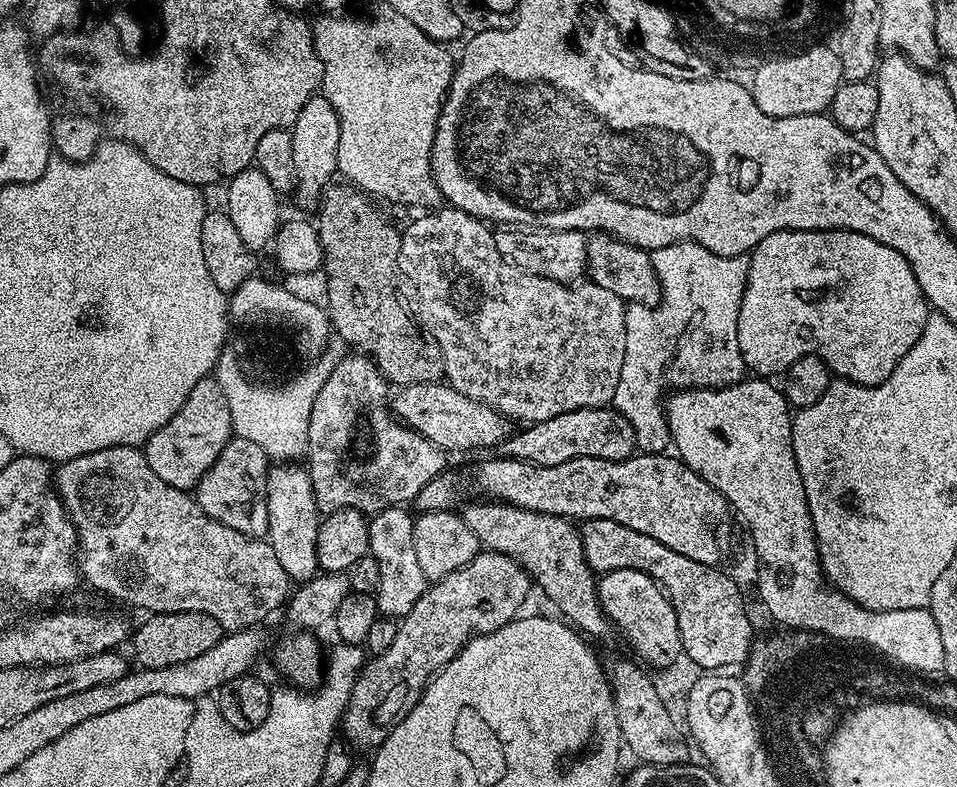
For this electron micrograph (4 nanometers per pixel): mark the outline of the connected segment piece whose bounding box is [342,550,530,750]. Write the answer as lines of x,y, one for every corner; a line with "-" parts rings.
487,550
480,551
465,568
459,568
454,574
429,583
422,598
414,602
414,610
410,610
410,614
399,621
398,634
394,637
390,650
381,656
371,657
353,679
352,693
342,717
343,739
353,749
379,748
389,730
399,724
404,715
420,701
428,681
441,668
446,667
475,636
490,634
521,615
520,607
528,596
528,588
530,589
530,577
523,566
502,552

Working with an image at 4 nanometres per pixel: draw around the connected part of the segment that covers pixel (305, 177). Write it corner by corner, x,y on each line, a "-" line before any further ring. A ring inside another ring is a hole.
322,94
311,96
302,106
302,114
293,122
291,129
294,146
294,166
296,167
296,187
294,197
304,208
315,209
320,203
324,189
333,183
338,169
338,138
340,137
340,119

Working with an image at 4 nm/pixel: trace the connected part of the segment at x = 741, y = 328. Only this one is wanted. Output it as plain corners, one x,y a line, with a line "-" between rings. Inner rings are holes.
833,230
830,232
775,232
770,238
762,238
758,246
753,248
748,261
748,277
746,290
742,294
742,310
738,310
738,346
742,350
745,369
760,378
772,378
775,372
787,373
788,367
798,362
804,356
819,356
828,366
829,373
835,374
839,379
851,380
854,384
874,386
886,382
890,374
894,374
894,366
906,358
910,346
918,342
922,330
926,326
930,315
930,305
924,298
924,291
918,286
918,278
914,278
914,270
890,246
878,242
861,232
846,232

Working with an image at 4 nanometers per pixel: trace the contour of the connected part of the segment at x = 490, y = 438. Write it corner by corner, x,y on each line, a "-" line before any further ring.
447,382
405,384
397,392
400,393
397,396
395,393
390,400
392,415
400,423
422,434
422,438
443,448
445,453
452,454
459,448
495,449
514,431
513,421
509,417
474,398
466,398
466,394
454,390

